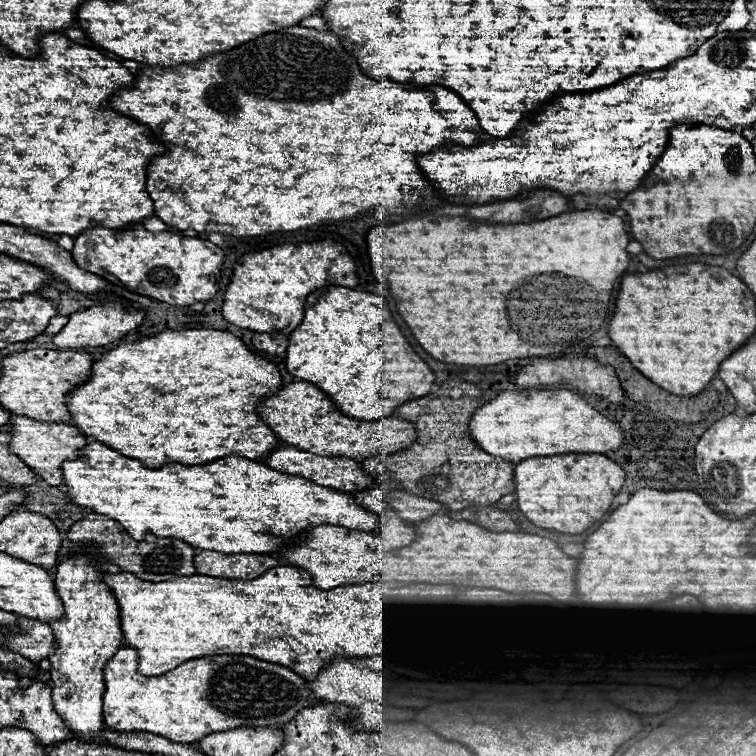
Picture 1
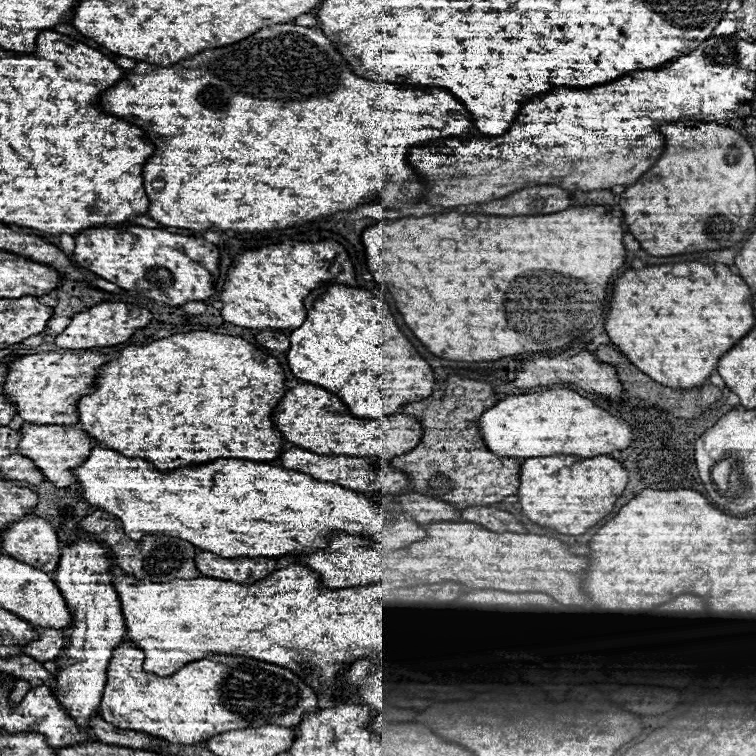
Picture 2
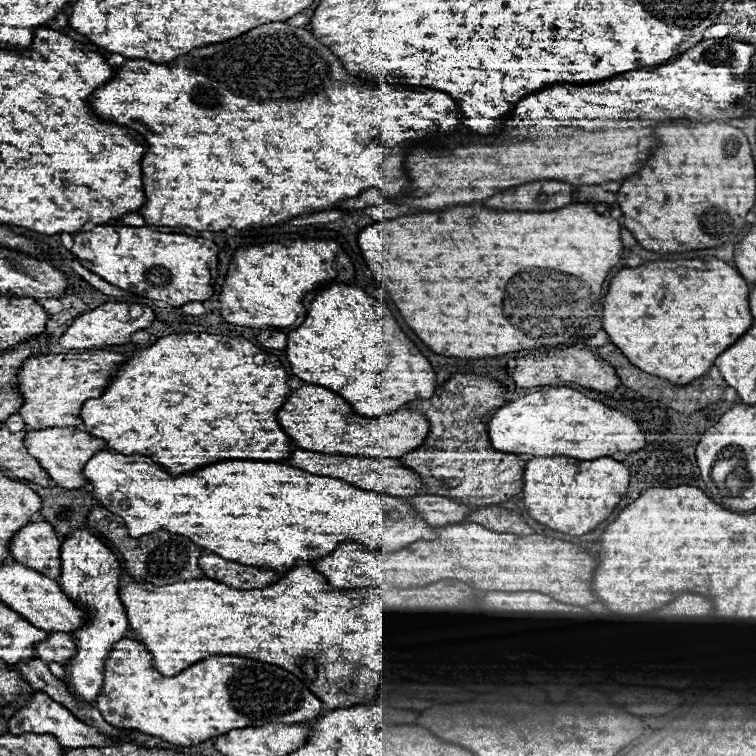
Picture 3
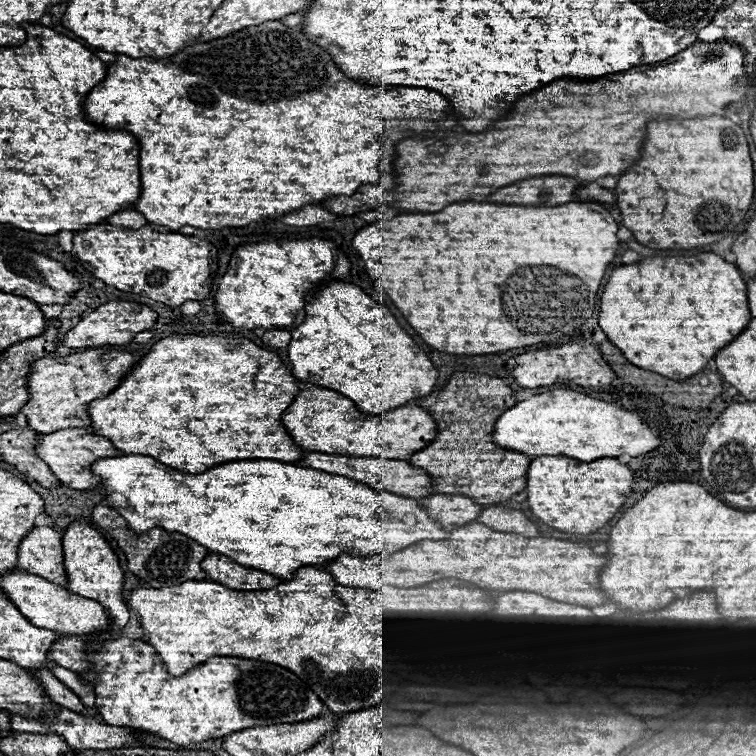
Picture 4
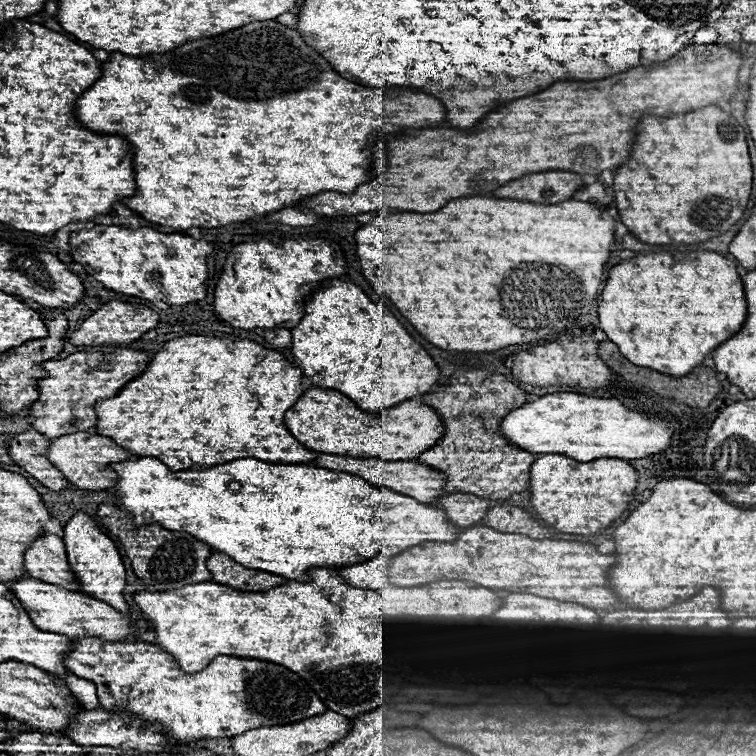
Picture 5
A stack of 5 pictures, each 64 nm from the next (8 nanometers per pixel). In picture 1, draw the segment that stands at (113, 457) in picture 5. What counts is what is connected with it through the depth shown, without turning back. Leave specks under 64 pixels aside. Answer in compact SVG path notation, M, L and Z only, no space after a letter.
M12 414L8 422L8 434L10 434L10 452L14 452L20 460L24 460L42 480L46 480L50 486L60 486L64 482L62 478L62 460L74 460L80 454L80 448L86 444L86 436L70 426L60 422L38 422L26 416Z

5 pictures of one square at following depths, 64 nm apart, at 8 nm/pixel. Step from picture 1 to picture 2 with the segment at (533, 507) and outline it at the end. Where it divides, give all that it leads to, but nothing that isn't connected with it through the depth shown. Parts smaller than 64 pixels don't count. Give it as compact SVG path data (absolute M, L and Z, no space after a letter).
M546 456L528 458L520 468L518 498L522 512L538 526L578 536L610 514L628 482L626 468L610 456Z

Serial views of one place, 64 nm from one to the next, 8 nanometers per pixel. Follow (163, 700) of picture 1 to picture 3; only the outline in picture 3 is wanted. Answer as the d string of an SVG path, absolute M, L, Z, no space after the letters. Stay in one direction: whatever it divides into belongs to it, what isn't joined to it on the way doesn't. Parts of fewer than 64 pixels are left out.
M130 638L118 640L106 660L104 686L94 704L106 722L138 730L176 746L194 746L230 730L266 724L300 724L316 718L322 702L292 672L238 656L210 656L166 678L152 668L152 654Z

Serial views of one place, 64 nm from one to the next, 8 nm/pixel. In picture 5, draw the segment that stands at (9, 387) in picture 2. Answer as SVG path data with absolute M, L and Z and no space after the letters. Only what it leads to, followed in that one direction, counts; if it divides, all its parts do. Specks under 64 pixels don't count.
M88 348L84 352L70 354L64 360L46 360L46 378L38 382L38 400L30 404L30 416L34 418L34 430L48 438L56 438L70 432L80 432L96 426L94 404L102 398L112 398L126 382L136 378L150 362L150 354L144 350L116 348L112 352L102 348Z

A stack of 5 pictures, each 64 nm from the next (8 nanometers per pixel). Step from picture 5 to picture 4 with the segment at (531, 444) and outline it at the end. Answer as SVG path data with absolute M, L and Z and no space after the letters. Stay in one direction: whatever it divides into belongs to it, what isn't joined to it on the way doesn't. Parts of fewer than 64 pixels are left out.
M552 390L544 394L534 394L528 400L516 402L516 406L508 408L494 424L494 442L498 448L522 452L528 456L568 456L580 462L592 462L598 458L616 458L620 454L628 456L640 456L644 452L650 452L662 444L660 432L648 428L642 420L636 418L636 414L610 404L602 400L594 400L586 394L574 392L574 390Z

